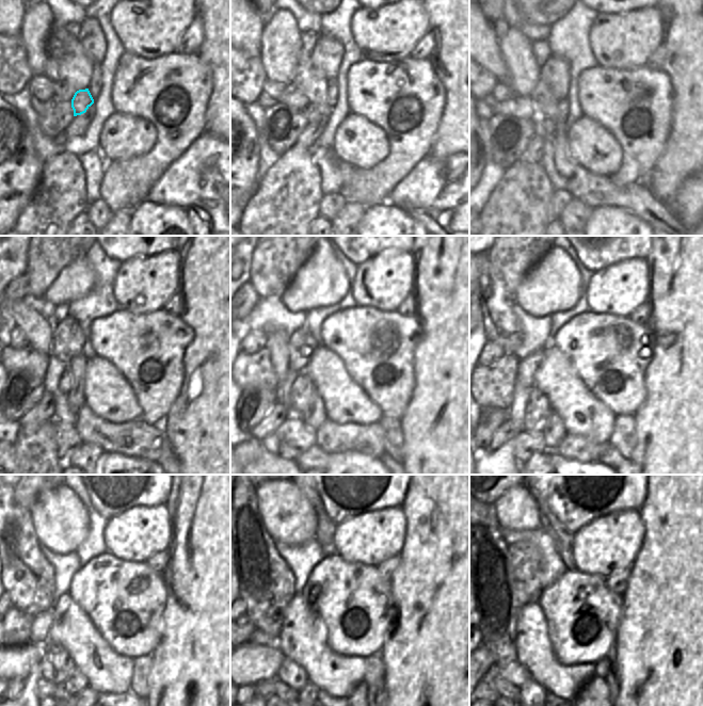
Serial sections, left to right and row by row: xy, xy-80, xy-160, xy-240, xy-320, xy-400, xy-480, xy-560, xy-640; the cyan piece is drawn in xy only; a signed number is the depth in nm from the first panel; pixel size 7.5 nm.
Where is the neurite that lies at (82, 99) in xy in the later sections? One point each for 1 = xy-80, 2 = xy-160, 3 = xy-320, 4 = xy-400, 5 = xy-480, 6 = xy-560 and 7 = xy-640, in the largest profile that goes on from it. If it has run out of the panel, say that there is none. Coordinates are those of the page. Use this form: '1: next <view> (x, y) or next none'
1: next xy-80 (315, 111)
2: next xy-160 (549, 131)
3: next xy-320 (302, 388)
4: next xy-400 (538, 408)
5: next xy-480 (56, 663)
6: next xy-560 (290, 673)
7: next xy-640 (530, 691)

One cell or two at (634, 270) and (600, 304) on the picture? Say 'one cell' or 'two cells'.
one cell

